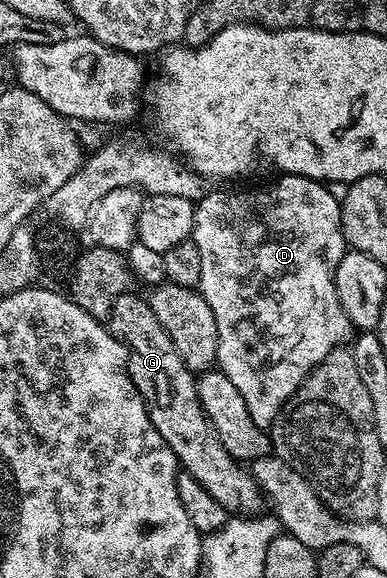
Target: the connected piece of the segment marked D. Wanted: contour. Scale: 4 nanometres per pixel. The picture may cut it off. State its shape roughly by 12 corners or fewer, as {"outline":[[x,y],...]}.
{"outline":[[208,192],[190,239],[219,371],[272,421],[354,329],[340,201]]}

